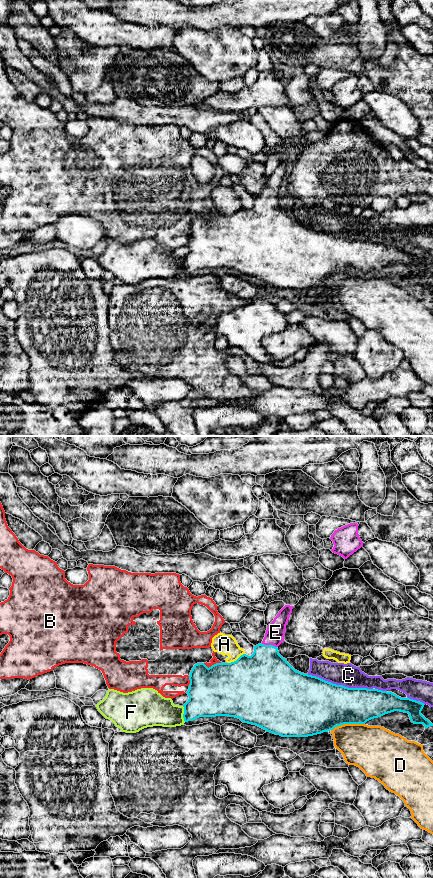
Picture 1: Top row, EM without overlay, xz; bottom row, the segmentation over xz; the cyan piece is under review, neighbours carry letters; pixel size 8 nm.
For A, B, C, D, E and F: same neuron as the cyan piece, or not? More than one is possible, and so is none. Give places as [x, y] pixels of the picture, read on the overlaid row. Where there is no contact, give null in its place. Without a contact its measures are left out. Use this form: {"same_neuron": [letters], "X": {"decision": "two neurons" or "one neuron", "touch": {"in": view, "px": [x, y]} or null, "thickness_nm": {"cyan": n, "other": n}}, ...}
{"same_neuron": ["E"], "A": {"decision": "two neurons", "touch": {"in": "xz", "px": [236, 660]}, "thickness_nm": {"cyan": 500, "other": 160}}, "B": {"decision": "two neurons", "touch": {"in": "xz", "px": [212, 665]}, "thickness_nm": {"cyan": 440, "other": 50}}, "C": {"decision": "two neurons", "touch": {"in": "xz", "px": [340, 685]}, "thickness_nm": {"cyan": 420, "other": 190}}, "D": {"decision": "two neurons", "touch": {"in": "xz", "px": [347, 723]}, "thickness_nm": {"cyan": 400, "other": 360}}, "E": {"decision": "one neuron", "touch": {"in": "xz", "px": [269, 645]}, "thickness_nm": {"cyan": 400, "other": 150}}, "F": {"decision": "two neurons", "touch": {"in": "xz", "px": [183, 714]}, "thickness_nm": {"cyan": 320, "other": 260}}}

